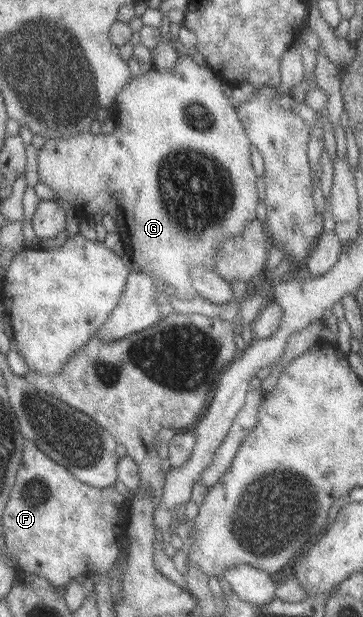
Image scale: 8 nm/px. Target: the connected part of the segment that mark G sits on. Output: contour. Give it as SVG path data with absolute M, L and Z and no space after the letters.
M180 53L179 59L171 70L158 70L153 67L138 75L131 76L124 83L114 100L114 102L116 101L114 106L118 111L118 126L114 127L112 133L93 135L86 131L73 134L68 138L46 138L44 145L37 150L35 158L38 183L48 186L52 193L56 193L60 203L64 202L68 206L80 204L87 213L95 215L101 211L102 215L108 214L114 218L113 221L118 230L117 234L123 244L123 251L129 255L132 266L136 264L138 268L141 268L142 273L146 273L152 278L157 277L163 283L159 288L160 290L163 290L167 285L172 286L175 291L174 298L178 300L195 296L195 290L189 279L189 268L194 265L202 265L214 269L215 246L224 237L235 235L245 227L245 224L254 220L256 206L258 206L255 187L257 176L250 164L251 146L234 107L232 107L228 97L222 93L222 82L208 66L198 65L191 58Z

